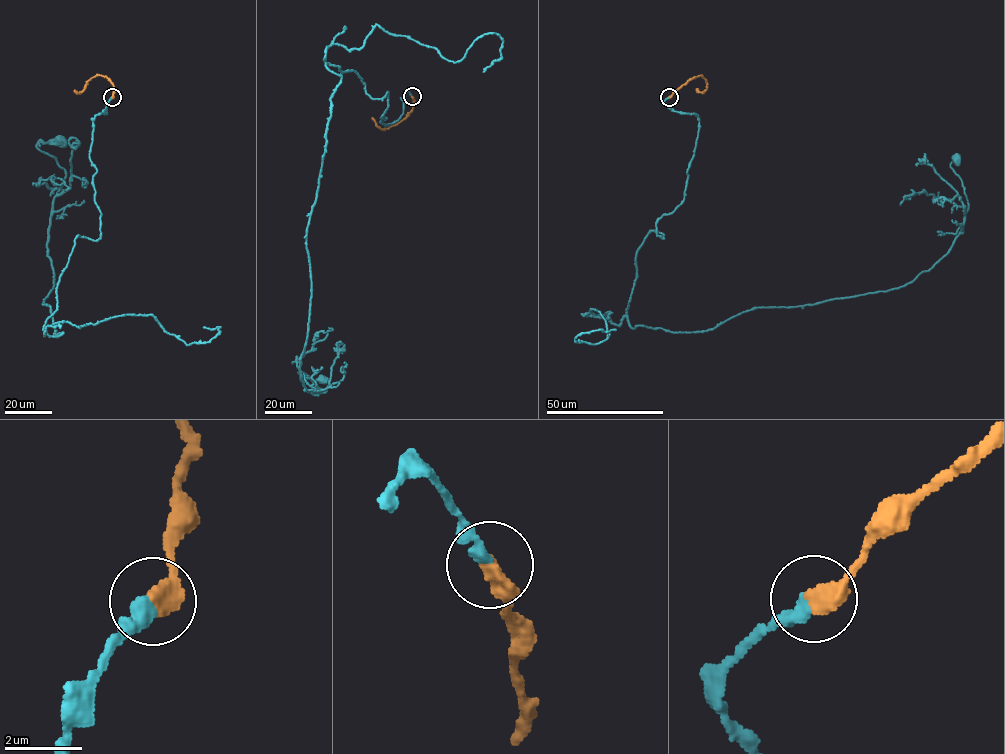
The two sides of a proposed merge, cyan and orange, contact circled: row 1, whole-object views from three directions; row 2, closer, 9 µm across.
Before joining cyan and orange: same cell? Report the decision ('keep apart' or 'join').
join

